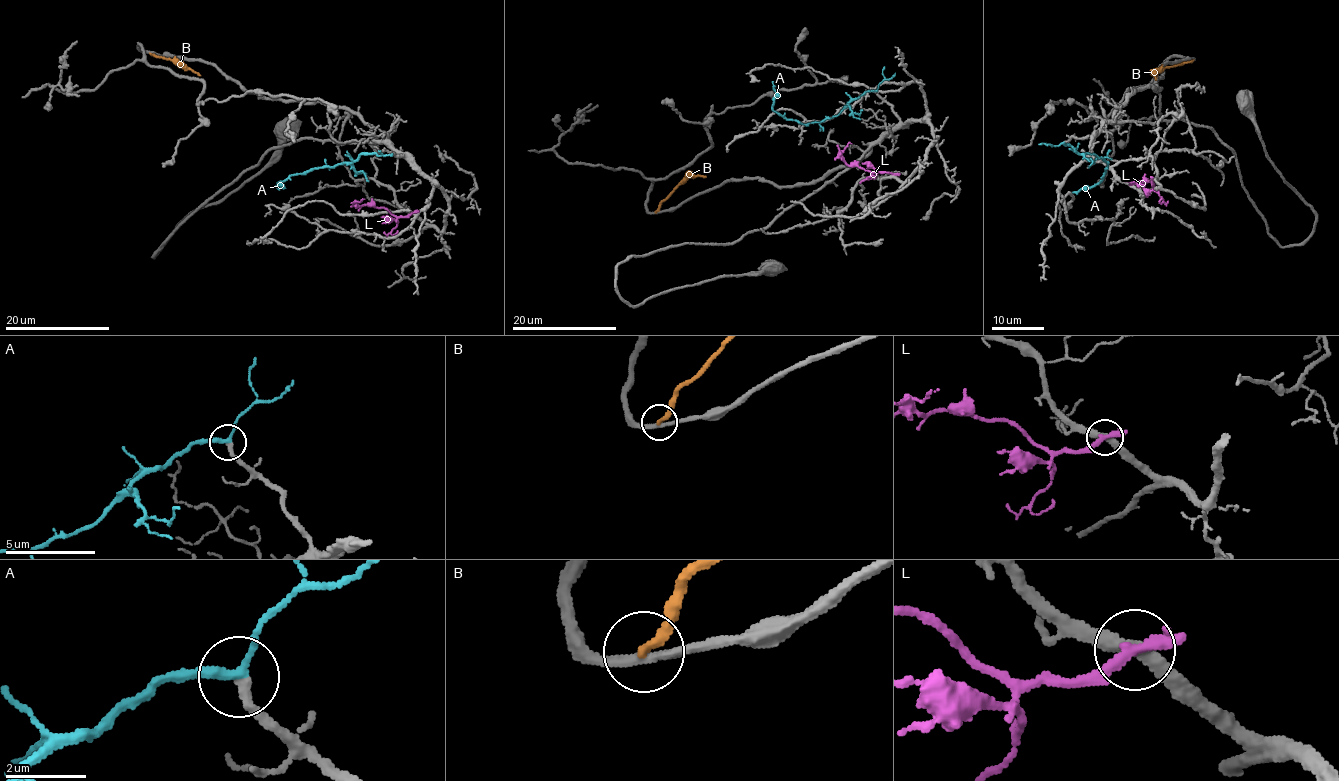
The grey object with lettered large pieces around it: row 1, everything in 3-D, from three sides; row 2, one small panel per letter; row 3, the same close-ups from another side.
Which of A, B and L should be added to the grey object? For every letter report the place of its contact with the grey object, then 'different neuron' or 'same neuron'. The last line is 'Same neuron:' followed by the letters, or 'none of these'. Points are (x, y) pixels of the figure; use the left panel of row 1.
A: (375, 153) | same neuron
B: (150, 53) | different neuron
L: (412, 212) | different neuron
Same neuron: A

